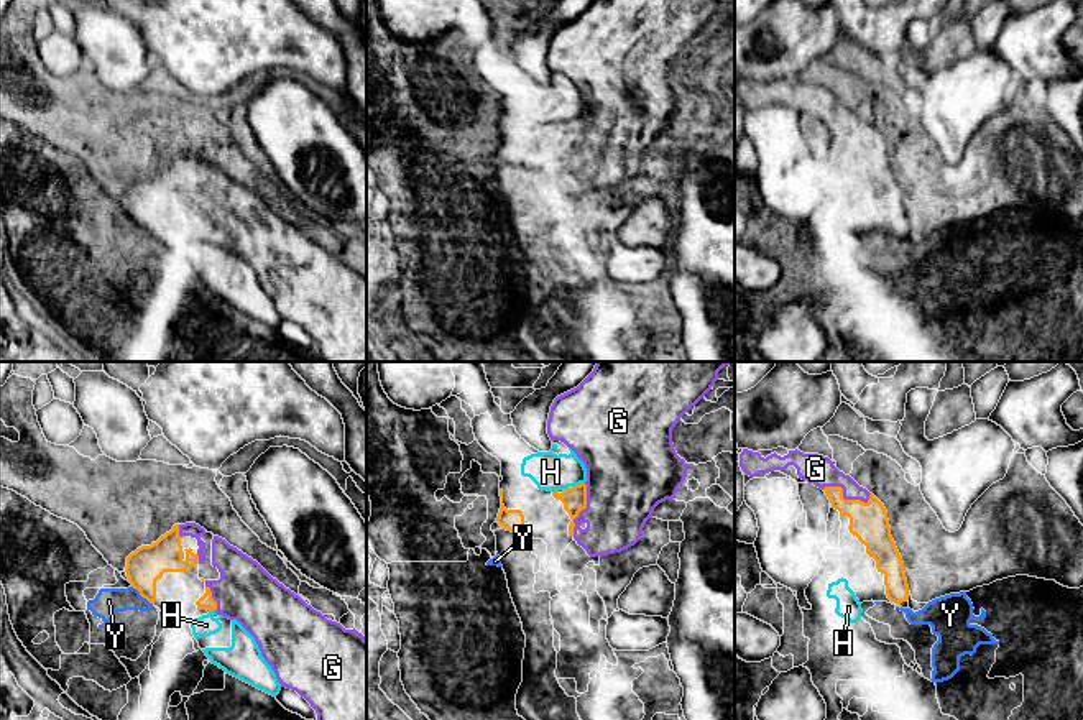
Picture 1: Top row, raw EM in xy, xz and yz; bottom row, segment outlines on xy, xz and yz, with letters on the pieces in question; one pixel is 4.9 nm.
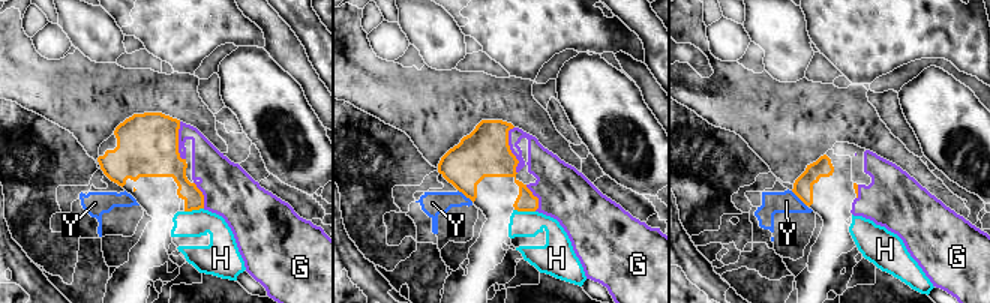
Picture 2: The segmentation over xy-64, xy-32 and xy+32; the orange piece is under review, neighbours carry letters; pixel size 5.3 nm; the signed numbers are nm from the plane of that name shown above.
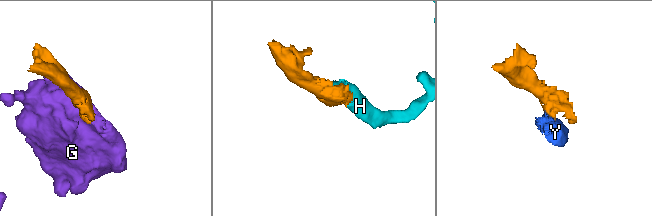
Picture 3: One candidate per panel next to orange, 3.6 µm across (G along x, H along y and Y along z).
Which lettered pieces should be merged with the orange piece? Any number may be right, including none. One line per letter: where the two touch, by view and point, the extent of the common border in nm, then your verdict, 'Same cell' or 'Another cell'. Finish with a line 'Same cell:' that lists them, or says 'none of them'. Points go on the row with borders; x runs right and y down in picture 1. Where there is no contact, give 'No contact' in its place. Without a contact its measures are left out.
G: Touches orange at yz (843, 498). Shared border 240 nm. Same cell
H: Touches orange at xz (577, 485). Shared border 70 nm. Another cell
Y: Touches orange at xy (142, 595). Shared border 140 nm. Another cell
Same cell: G

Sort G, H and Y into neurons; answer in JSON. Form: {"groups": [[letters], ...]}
{"groups": [["G"], ["H"], ["Y"]]}

